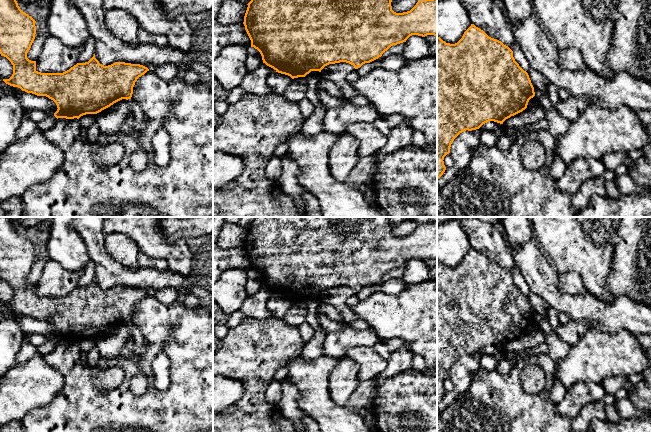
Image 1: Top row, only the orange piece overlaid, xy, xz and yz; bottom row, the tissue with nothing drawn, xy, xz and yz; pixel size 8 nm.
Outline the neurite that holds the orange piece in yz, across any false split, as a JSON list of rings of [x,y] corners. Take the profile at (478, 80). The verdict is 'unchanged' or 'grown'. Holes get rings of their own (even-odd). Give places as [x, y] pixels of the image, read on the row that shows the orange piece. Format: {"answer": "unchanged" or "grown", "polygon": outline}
{"answer": "unchanged", "polygon": [[[474,24],[455,44],[446,43],[437,36],[437,180],[446,170],[444,157],[450,153],[451,144],[460,133],[479,129],[489,121],[503,124],[506,119],[525,110],[534,96],[529,75],[515,61],[513,51]]]}

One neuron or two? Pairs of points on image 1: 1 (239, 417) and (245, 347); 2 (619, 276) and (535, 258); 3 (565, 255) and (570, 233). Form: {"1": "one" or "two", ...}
{"1": "one", "2": "two", "3": "one"}

